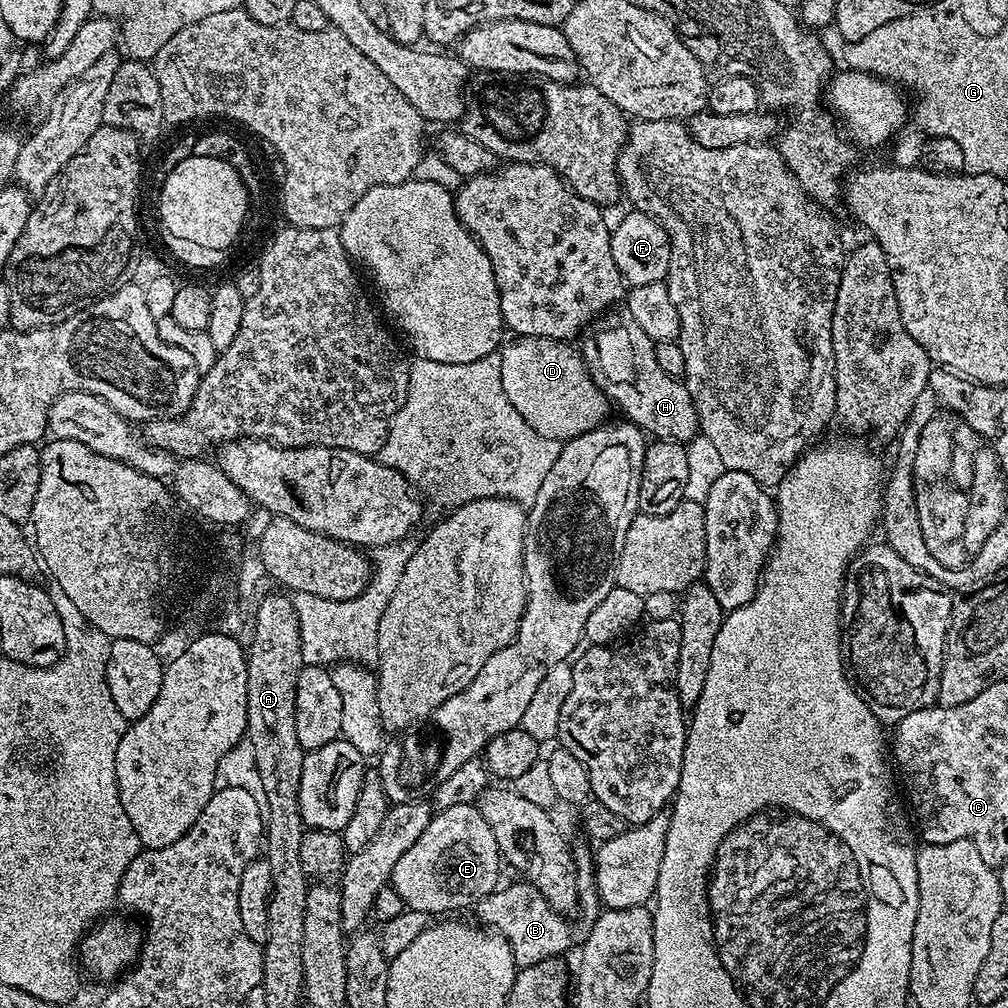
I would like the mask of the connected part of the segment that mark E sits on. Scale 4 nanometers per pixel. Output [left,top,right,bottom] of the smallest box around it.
[390,804,502,914]

